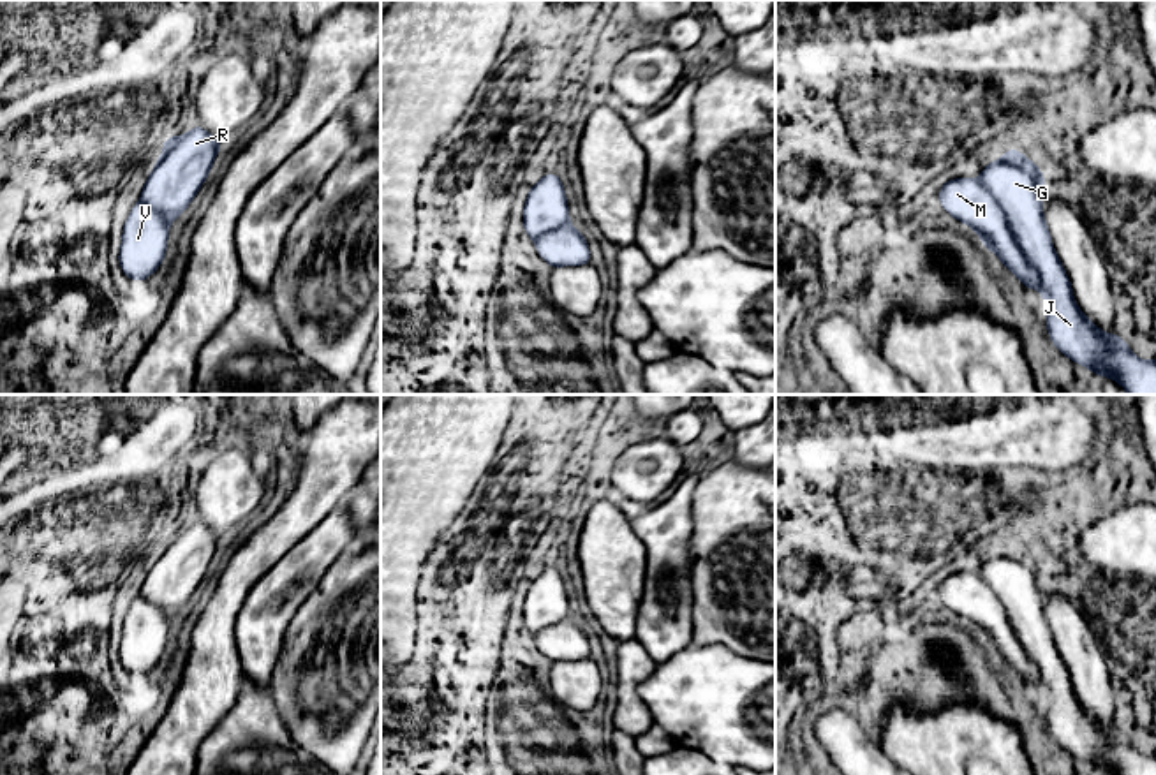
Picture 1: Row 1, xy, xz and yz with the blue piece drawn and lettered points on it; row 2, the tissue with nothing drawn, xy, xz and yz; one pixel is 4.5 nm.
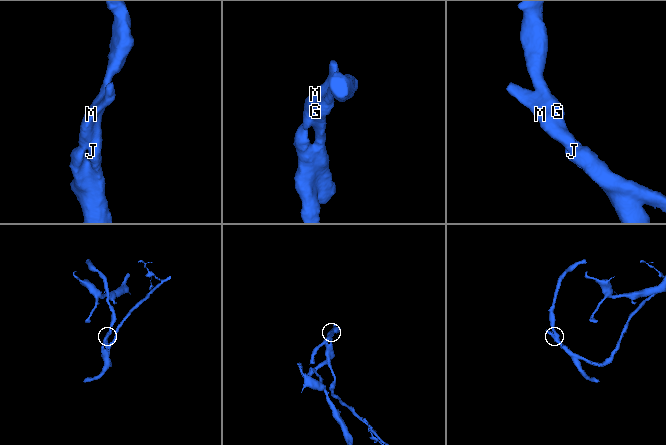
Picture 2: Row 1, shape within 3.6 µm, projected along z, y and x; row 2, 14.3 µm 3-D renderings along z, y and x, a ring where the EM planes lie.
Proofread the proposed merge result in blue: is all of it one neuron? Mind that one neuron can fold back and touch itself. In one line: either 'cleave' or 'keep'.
cleave

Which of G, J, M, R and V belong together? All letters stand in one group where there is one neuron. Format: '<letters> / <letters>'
G J R / M V

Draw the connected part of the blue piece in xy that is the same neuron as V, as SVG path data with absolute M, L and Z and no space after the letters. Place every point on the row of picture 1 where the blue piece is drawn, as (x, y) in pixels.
M141 201L132 208L122 236L120 266L127 278L144 282L166 259L169 222Z

